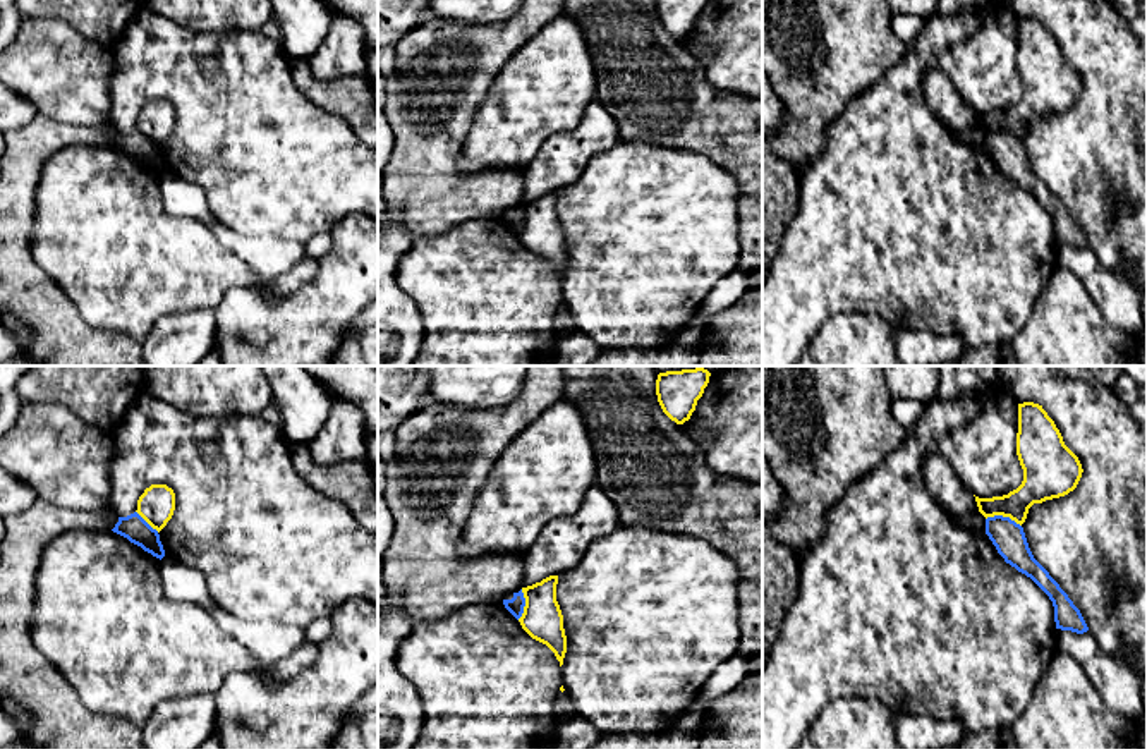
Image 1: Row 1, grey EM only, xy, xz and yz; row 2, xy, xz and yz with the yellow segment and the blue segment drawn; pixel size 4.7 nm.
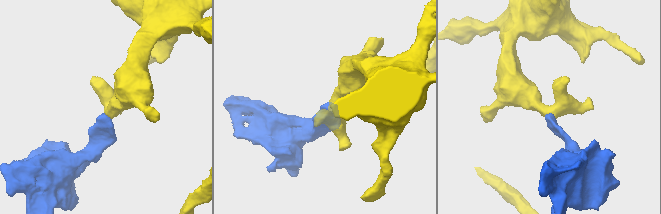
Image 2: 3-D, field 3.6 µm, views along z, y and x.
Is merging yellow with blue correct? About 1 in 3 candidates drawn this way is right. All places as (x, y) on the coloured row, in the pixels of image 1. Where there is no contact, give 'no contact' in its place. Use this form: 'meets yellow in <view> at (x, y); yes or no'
meets yellow in yz at (1003, 516); no

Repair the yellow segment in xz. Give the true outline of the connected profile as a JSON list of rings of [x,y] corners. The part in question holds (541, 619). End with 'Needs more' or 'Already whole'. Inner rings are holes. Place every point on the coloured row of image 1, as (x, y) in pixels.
[[[549,575],[541,582],[522,588],[525,606],[519,622],[532,639],[546,644],[555,653],[561,667],[567,653],[567,636],[556,601],[556,584],[558,575]]]. Already whole

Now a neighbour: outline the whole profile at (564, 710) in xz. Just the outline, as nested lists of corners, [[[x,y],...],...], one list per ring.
[[[563,691],[558,692],[553,703],[555,723],[556,727],[567,723],[575,716],[574,703],[568,694]]]

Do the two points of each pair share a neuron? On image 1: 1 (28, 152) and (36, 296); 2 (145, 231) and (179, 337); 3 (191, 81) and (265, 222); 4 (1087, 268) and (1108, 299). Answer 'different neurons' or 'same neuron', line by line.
1: same neuron
2: different neurons
3: same neuron
4: same neuron

